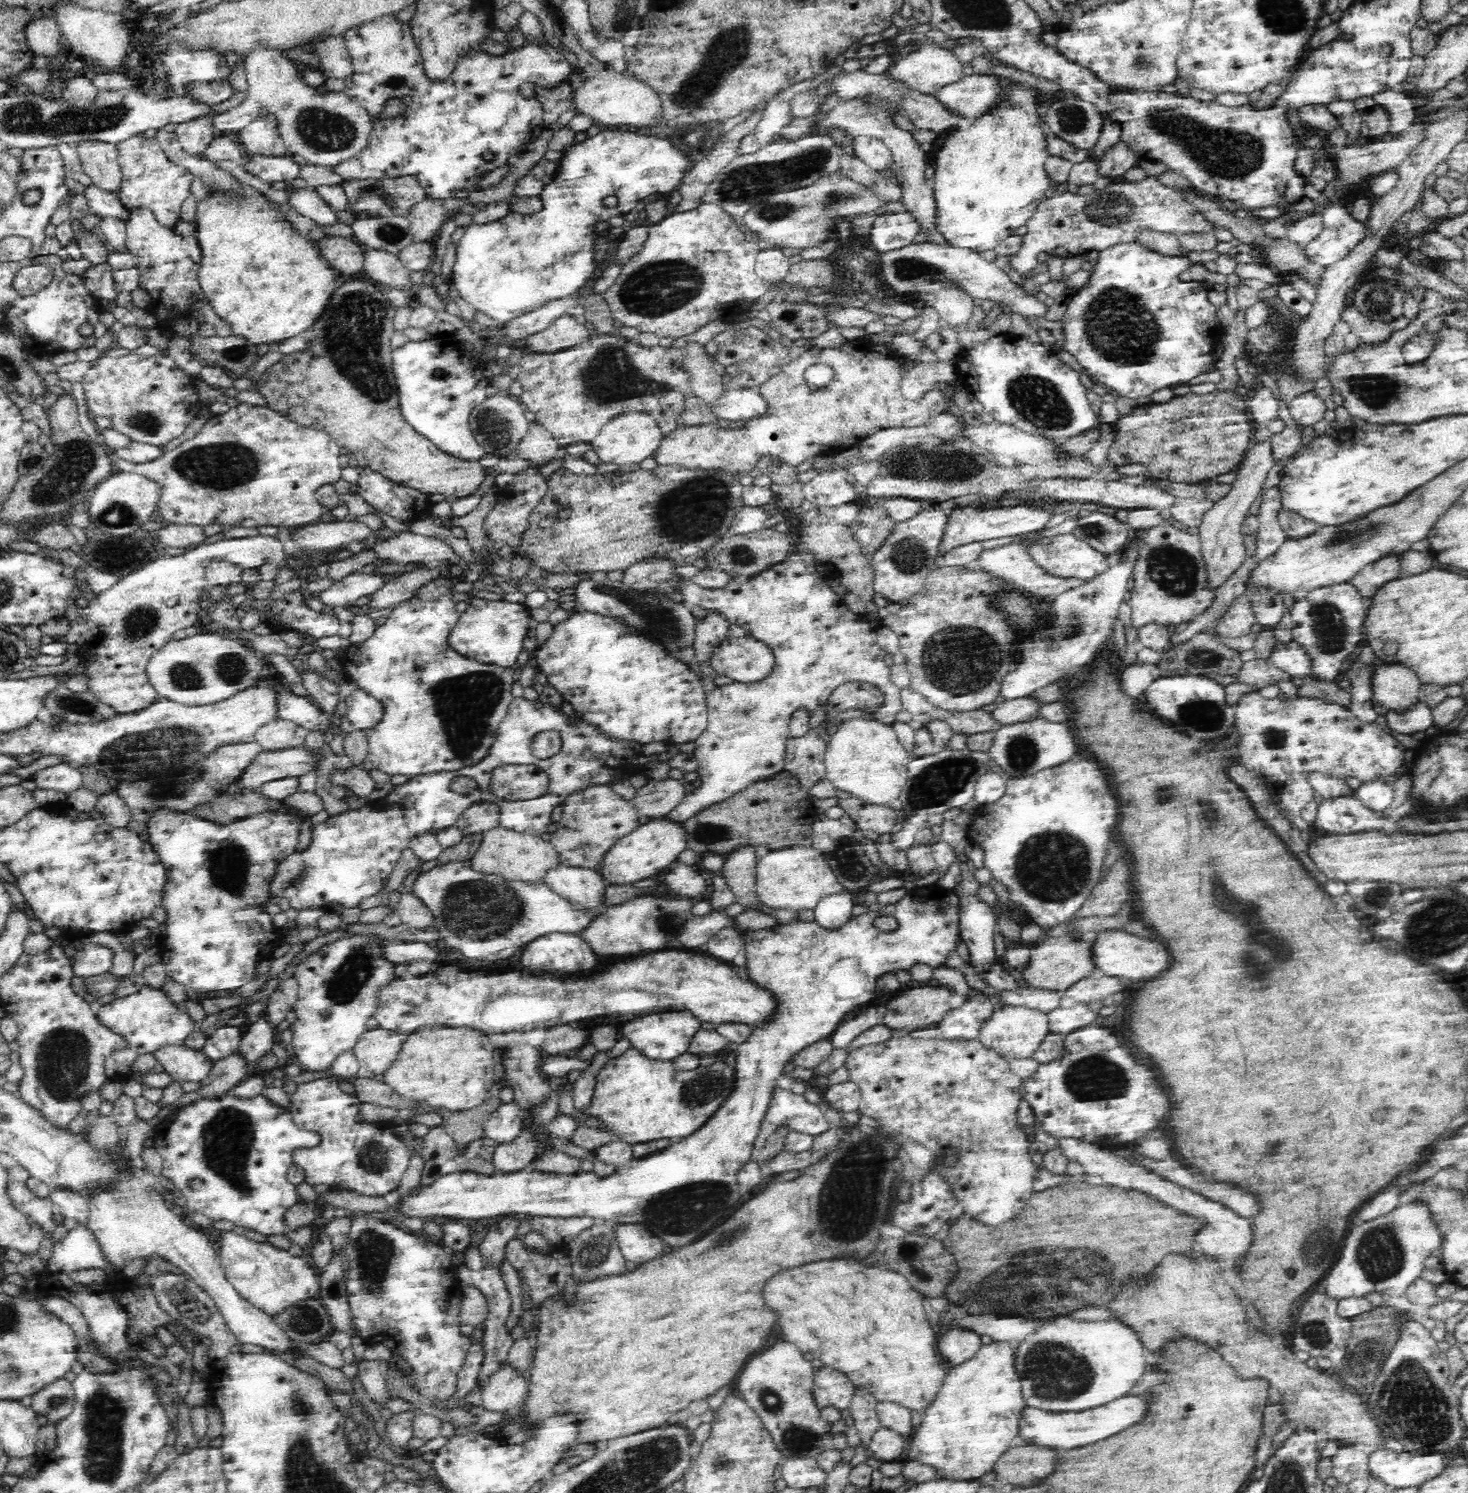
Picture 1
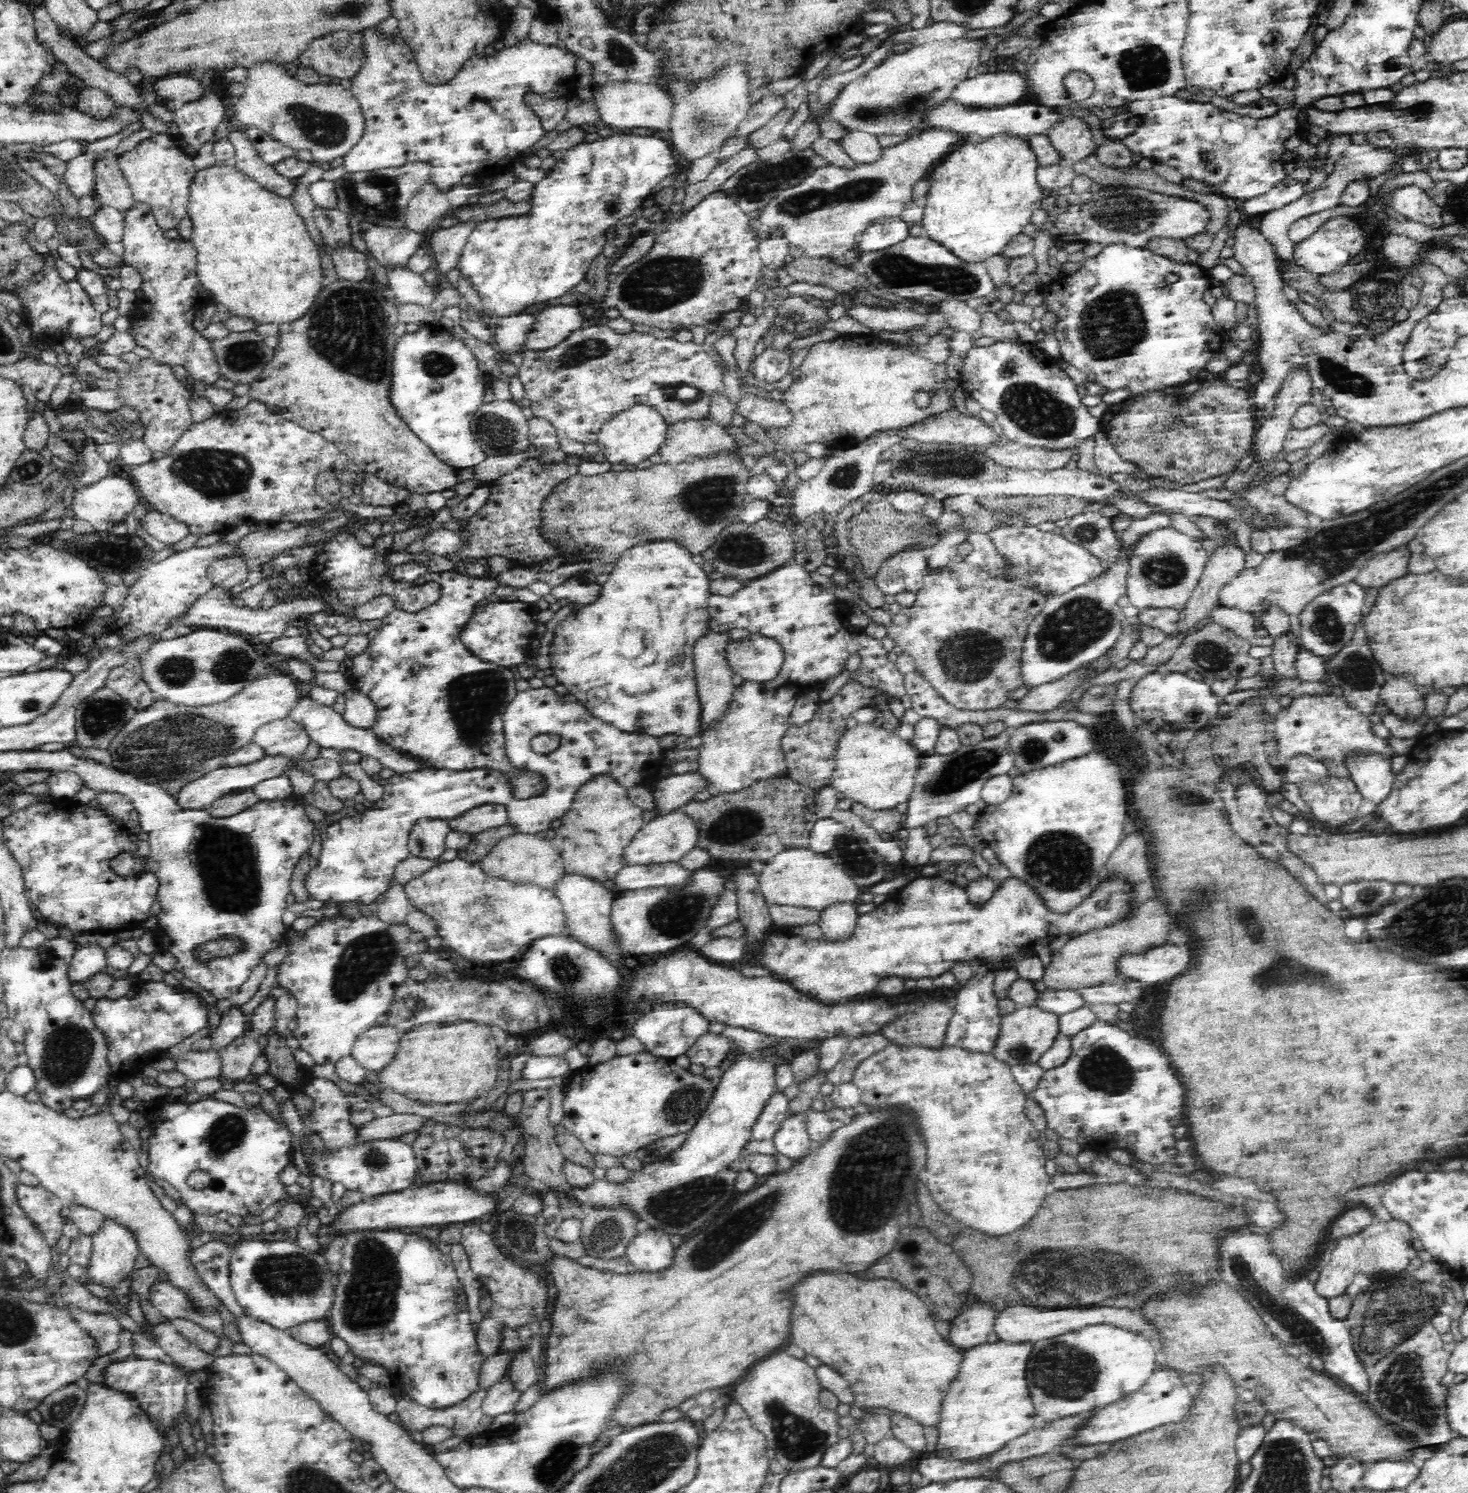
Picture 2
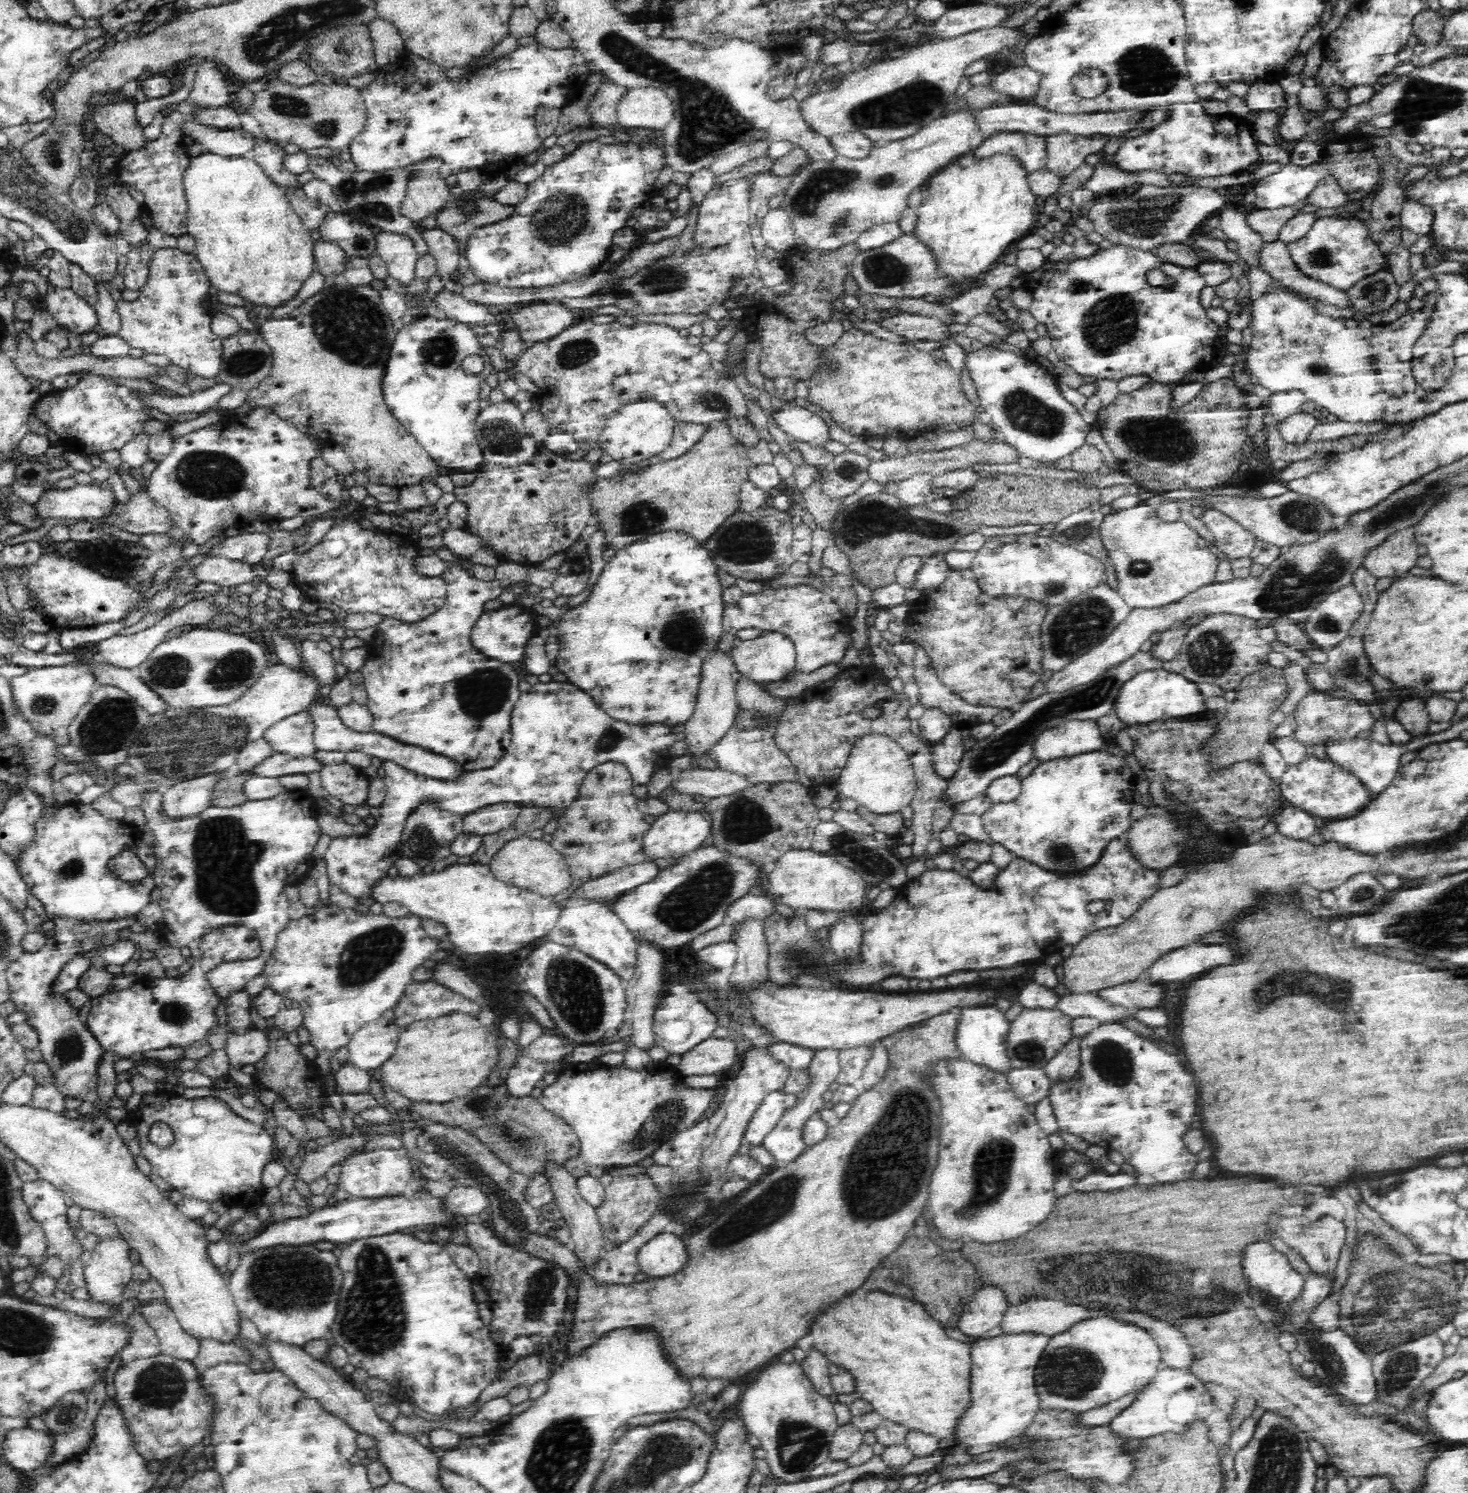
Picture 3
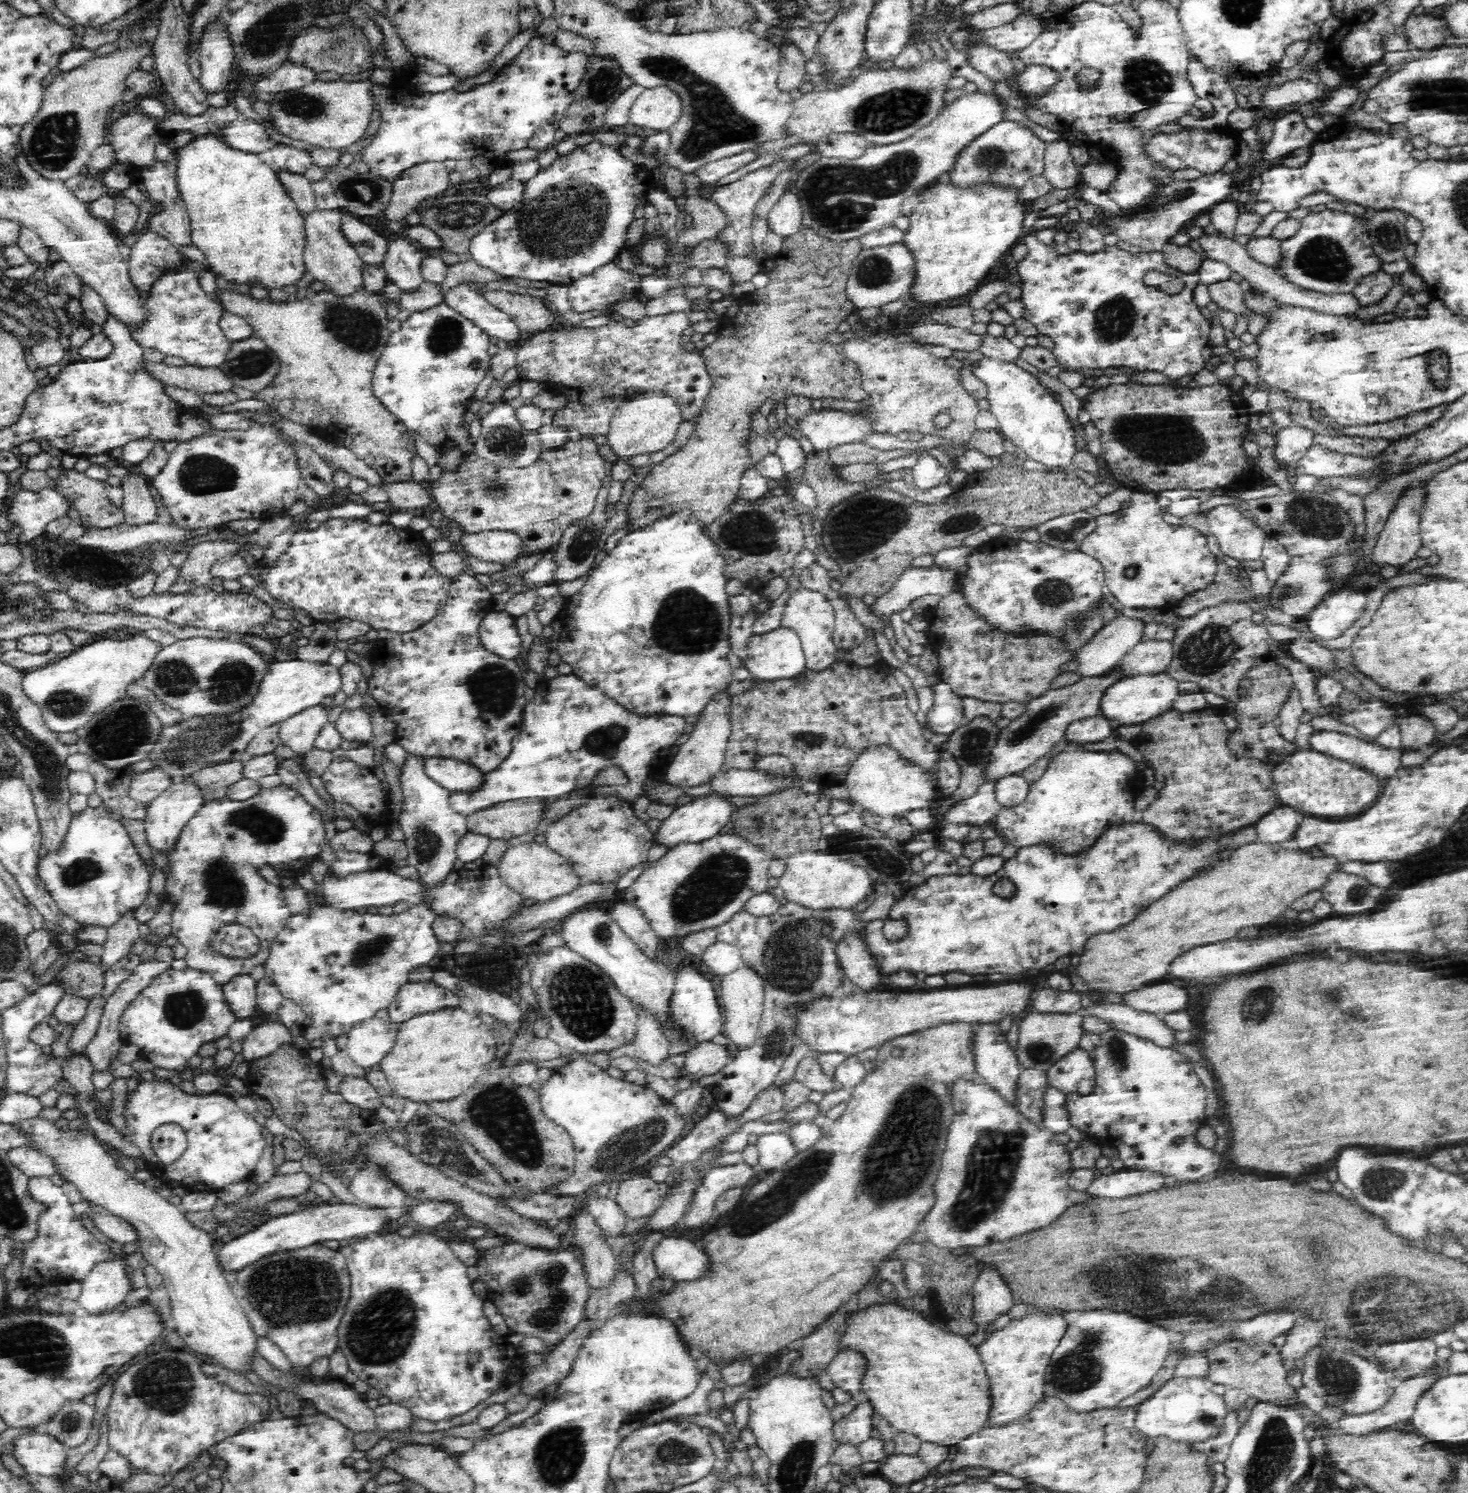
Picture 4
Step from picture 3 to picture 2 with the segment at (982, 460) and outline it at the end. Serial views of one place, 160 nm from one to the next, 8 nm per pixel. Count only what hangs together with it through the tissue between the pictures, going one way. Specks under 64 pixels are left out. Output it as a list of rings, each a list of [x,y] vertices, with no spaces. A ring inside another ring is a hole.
[[[1010,440],[1000,446],[992,446],[982,451],[994,461],[1008,468],[1018,470],[1049,471],[1064,468],[1067,462],[1078,452],[1078,445],[1068,448],[1050,449],[1046,447],[1028,446]]]

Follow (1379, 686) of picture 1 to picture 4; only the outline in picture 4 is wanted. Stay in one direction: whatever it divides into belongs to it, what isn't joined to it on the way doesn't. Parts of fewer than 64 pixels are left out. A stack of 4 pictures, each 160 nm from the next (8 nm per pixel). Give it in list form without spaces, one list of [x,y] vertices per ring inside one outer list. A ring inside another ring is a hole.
[[[1417,713],[1399,718],[1401,743],[1405,751],[1416,751],[1432,743],[1436,738],[1437,730],[1434,724]]]

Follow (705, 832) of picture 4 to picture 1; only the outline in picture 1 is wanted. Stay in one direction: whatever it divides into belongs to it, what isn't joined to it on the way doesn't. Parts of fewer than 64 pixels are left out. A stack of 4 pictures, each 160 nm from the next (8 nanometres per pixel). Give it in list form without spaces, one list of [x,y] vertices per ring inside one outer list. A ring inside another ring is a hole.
[[[666,818],[650,819],[648,823],[641,824],[638,829],[632,830],[630,834],[626,834],[626,836],[615,840],[614,844],[602,855],[602,860],[597,866],[597,871],[608,885],[634,884],[638,880],[644,880],[644,878],[650,878],[659,874],[668,865],[673,864],[677,860],[680,852],[686,848],[686,841],[687,836],[681,825],[670,823]]]

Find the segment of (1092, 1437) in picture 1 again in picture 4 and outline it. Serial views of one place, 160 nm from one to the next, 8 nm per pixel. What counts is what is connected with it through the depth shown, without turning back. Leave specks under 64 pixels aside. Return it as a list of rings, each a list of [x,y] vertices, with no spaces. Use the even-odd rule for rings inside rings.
[[[1174,1376],[1135,1406],[1134,1424],[1149,1440],[1168,1437],[1175,1442],[1200,1442],[1218,1432],[1226,1413],[1224,1396],[1211,1392],[1206,1378]]]

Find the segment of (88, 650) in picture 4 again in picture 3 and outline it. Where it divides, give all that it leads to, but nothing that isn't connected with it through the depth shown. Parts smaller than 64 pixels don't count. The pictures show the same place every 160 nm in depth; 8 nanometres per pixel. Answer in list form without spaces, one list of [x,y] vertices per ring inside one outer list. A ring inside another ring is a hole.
[[[82,651],[82,666],[58,666],[28,669],[23,675],[9,679],[12,689],[12,701],[22,721],[30,723],[34,731],[44,728],[66,731],[72,724],[80,706],[91,700],[93,689],[97,687],[95,678],[87,669],[93,651]]]

